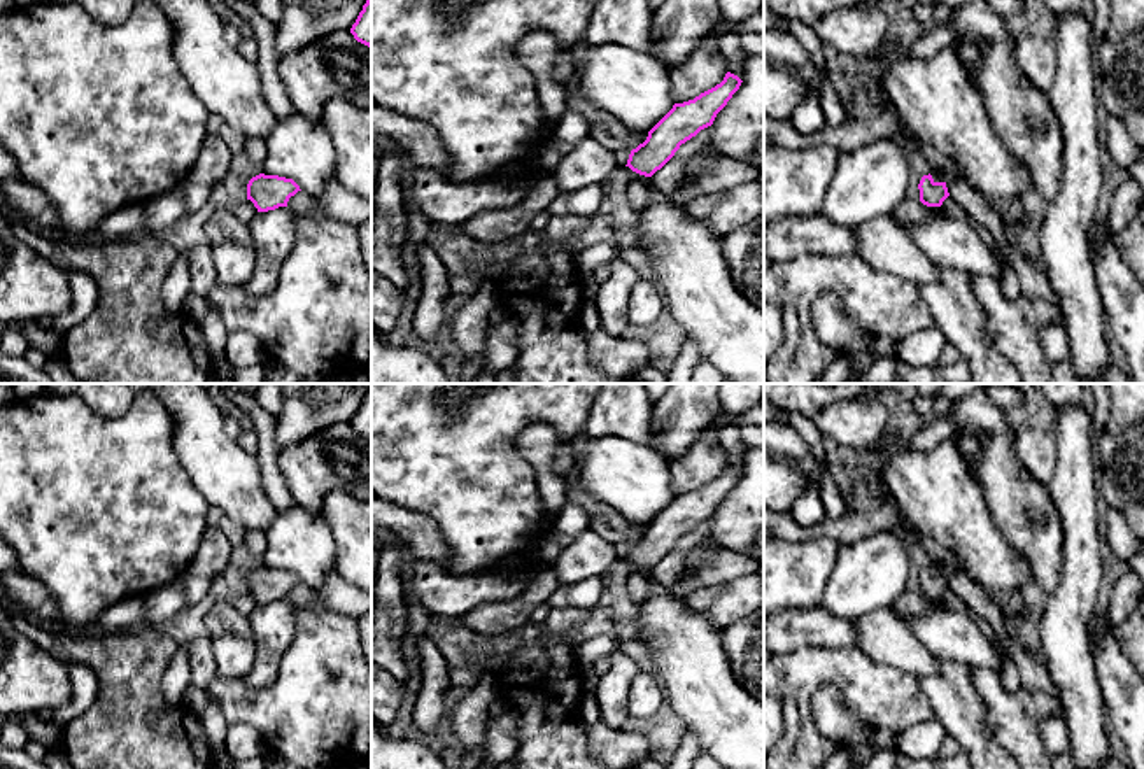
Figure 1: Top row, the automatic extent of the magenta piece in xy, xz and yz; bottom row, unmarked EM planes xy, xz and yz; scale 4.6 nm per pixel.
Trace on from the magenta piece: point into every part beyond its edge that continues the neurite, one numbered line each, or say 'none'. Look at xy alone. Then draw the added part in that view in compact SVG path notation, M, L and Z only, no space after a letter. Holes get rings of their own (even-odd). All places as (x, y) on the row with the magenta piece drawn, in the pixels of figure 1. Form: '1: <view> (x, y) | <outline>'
none

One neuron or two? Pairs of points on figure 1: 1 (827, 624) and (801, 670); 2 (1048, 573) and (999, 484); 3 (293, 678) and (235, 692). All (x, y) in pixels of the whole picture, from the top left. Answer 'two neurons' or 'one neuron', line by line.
1: two neurons
2: one neuron
3: one neuron

